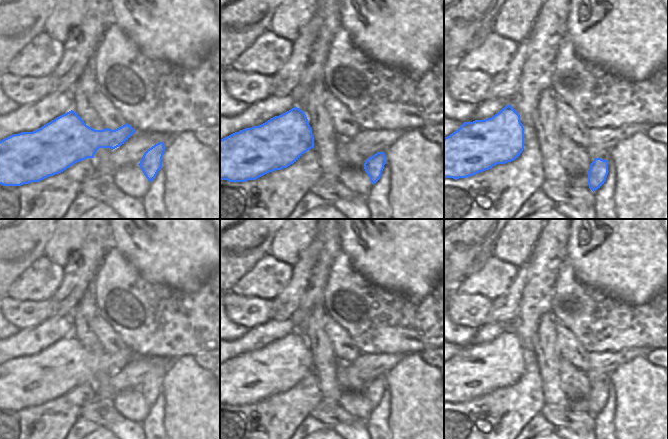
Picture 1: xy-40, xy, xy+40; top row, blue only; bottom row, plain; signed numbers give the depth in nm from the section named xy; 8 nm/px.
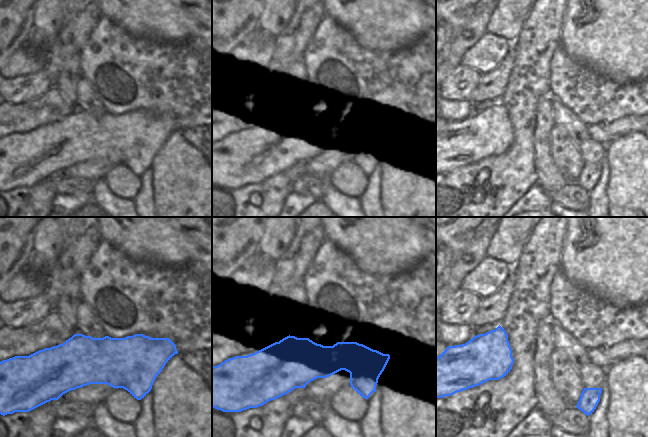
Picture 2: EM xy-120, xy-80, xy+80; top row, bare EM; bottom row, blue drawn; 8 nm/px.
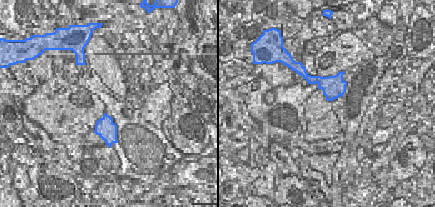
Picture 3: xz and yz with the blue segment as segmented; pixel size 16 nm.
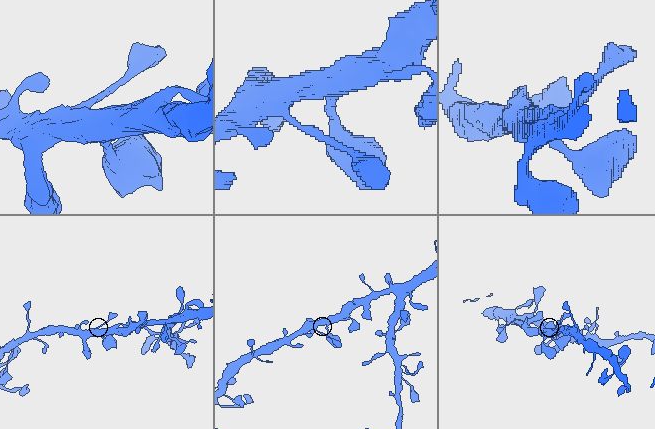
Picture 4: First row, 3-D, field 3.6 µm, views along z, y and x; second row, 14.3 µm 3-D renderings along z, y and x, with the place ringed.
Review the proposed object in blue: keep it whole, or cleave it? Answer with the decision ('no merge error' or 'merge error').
no merge error

